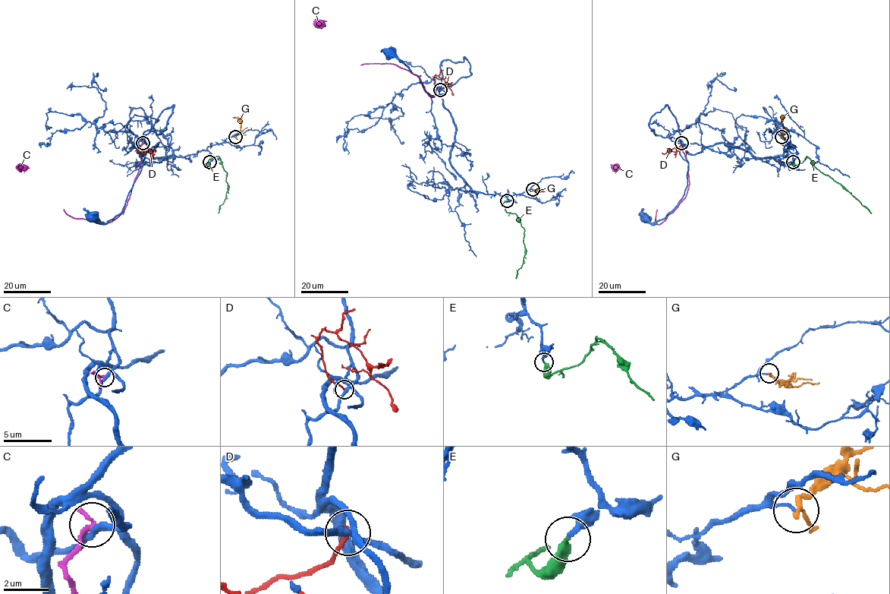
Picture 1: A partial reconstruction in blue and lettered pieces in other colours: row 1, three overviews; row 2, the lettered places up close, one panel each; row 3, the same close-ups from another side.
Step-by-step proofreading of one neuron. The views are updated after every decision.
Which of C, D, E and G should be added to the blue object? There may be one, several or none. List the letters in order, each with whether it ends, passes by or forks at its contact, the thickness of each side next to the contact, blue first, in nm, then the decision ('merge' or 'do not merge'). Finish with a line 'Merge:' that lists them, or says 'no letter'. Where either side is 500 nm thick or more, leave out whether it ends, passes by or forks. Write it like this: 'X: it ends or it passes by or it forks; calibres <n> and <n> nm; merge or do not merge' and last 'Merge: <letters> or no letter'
C: it ends; calibres 300 and 220 nm; do not merge
D: it ends; calibres 240 and 180 nm; do not merge
E: it ends; calibres 240 and 400 nm; merge
G: it passes by; calibres 110 and 170 nm; do not merge
Merge: E

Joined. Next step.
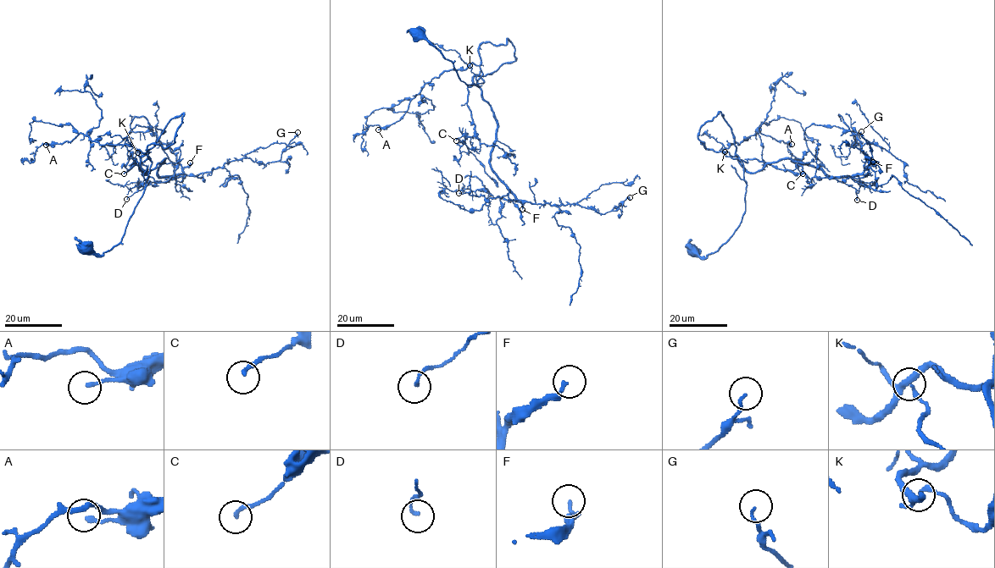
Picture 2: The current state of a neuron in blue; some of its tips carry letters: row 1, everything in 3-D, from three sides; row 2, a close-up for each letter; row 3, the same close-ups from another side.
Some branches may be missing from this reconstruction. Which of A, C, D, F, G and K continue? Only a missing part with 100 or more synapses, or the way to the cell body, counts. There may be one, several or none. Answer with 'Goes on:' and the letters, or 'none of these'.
Goes on: F

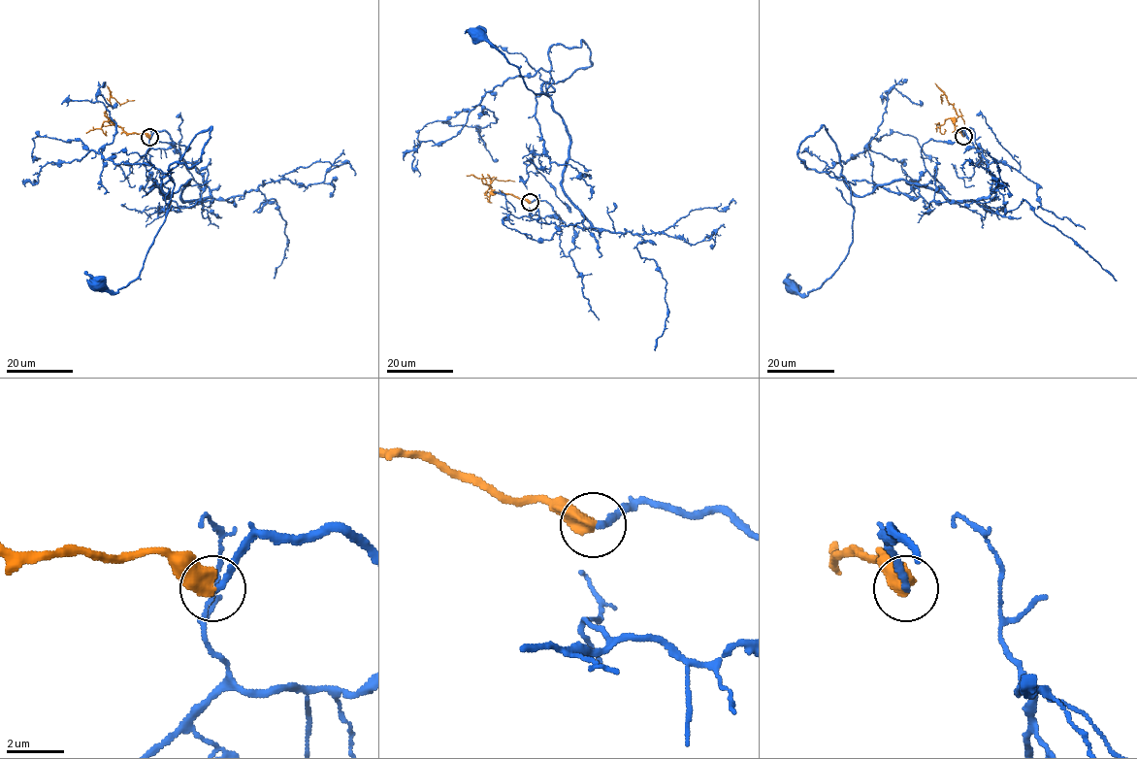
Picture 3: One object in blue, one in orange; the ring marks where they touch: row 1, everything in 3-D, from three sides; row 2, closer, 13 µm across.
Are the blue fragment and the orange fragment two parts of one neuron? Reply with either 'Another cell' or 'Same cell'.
Same cell

